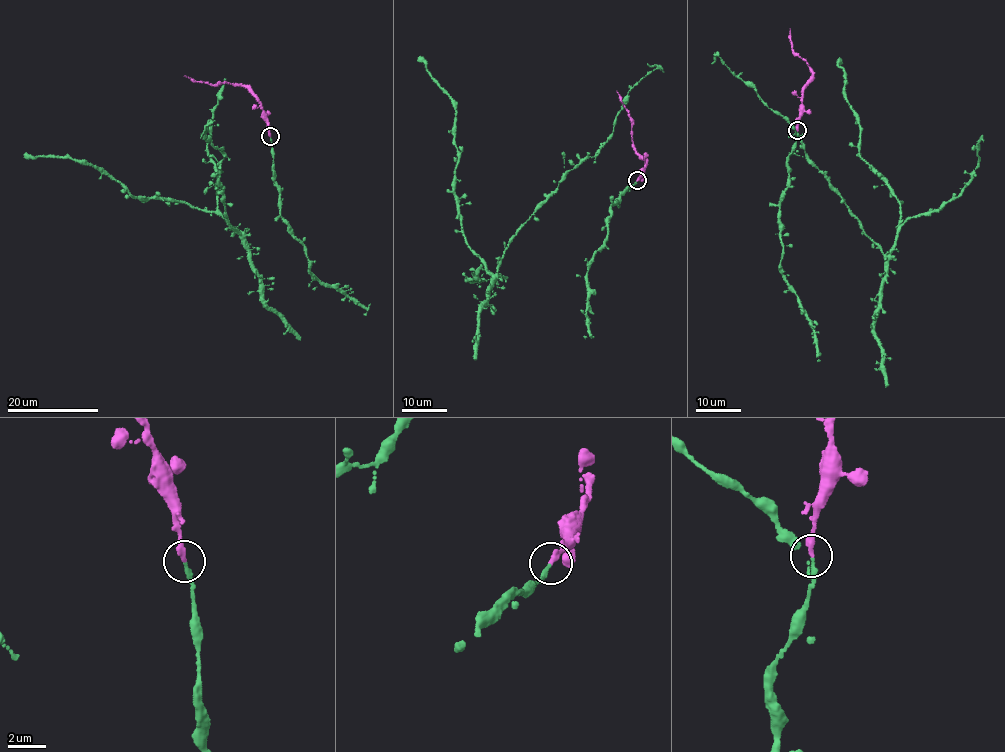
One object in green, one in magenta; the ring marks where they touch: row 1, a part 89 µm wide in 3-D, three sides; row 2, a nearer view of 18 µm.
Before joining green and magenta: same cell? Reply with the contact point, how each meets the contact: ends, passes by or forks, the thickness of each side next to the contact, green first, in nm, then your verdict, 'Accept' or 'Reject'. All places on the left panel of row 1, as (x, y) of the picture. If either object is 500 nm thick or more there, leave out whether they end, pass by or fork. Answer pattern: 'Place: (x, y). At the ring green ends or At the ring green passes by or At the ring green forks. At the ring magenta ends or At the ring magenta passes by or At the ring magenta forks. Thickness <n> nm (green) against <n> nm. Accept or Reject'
Place: (270, 136). At the ring green ends. At the ring magenta ends. Thickness 240 nm (green) against 320 nm. Accept

